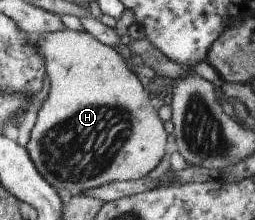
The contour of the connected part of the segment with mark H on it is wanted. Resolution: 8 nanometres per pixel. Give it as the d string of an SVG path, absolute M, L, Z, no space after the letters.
M61 28L29 37L36 42L36 51L44 62L43 71L49 79L49 91L37 110L35 123L24 146L39 175L55 190L65 189L71 194L113 181L145 177L165 155L167 135L156 114L156 102L149 99L126 61L85 30Z

